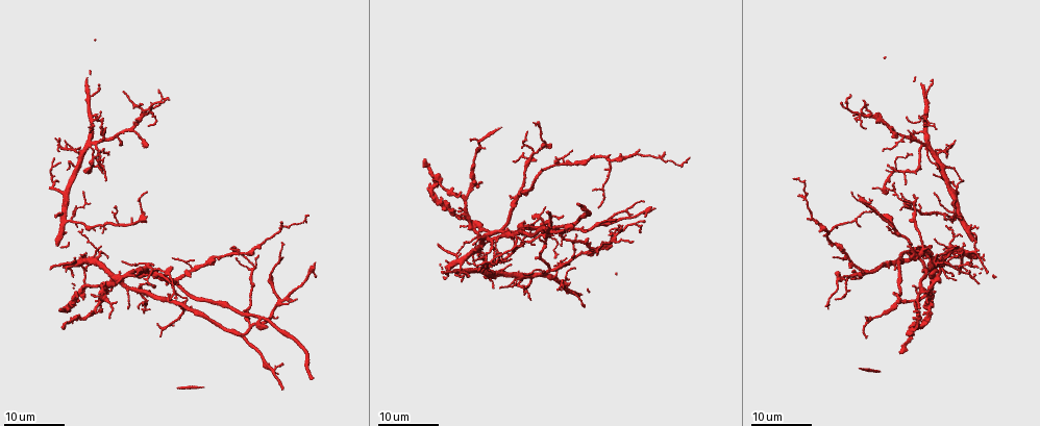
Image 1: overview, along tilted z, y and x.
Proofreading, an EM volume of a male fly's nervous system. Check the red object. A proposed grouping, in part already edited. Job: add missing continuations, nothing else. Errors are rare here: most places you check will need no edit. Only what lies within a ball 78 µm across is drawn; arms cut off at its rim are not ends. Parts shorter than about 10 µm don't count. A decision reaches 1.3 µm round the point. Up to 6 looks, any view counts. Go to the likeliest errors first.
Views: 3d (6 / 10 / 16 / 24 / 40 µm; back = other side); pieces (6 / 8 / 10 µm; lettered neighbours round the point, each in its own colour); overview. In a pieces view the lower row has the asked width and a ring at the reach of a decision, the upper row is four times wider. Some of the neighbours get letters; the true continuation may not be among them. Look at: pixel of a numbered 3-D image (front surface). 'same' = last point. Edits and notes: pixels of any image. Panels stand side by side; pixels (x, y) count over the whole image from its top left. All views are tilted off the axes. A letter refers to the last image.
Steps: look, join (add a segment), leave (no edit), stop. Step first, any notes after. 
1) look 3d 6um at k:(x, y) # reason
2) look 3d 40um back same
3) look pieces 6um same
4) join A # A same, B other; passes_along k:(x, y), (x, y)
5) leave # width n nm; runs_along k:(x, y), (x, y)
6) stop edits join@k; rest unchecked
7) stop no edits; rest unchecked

look 3d 16um at 1:(154, 283)

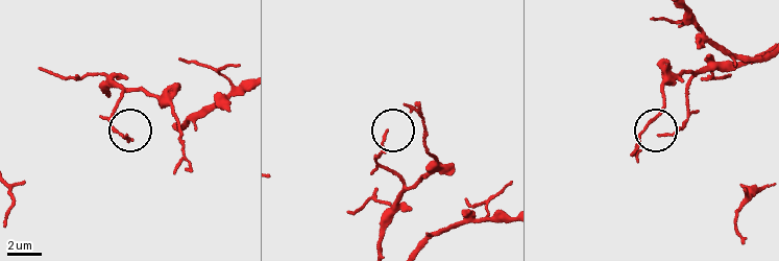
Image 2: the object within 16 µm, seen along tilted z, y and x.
look pieces 10um at 2:(663, 135)

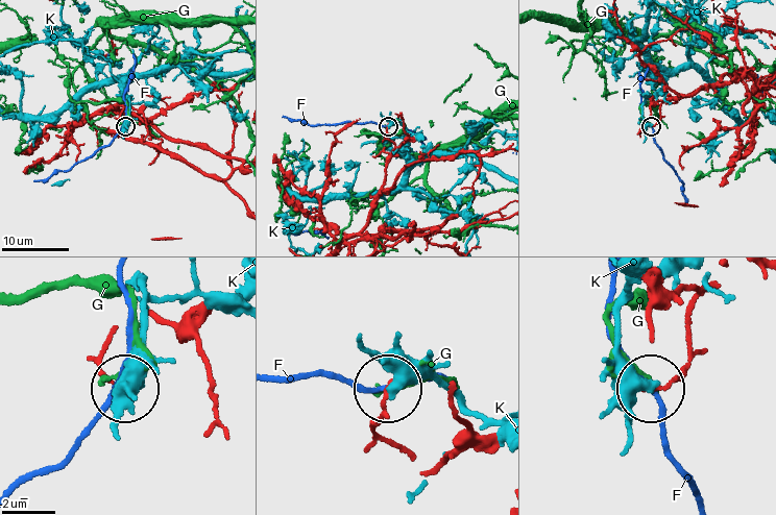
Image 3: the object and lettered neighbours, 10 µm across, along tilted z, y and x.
leave # F other, G other, K other; no lettered segment goes on from it

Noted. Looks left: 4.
look 3d 24um at 1:(147, 145) # branch stops here

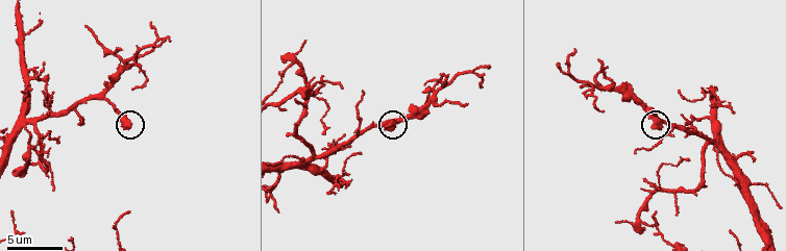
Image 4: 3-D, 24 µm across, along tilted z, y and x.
look pieces 8um at 4:(392, 122) # what lies round it

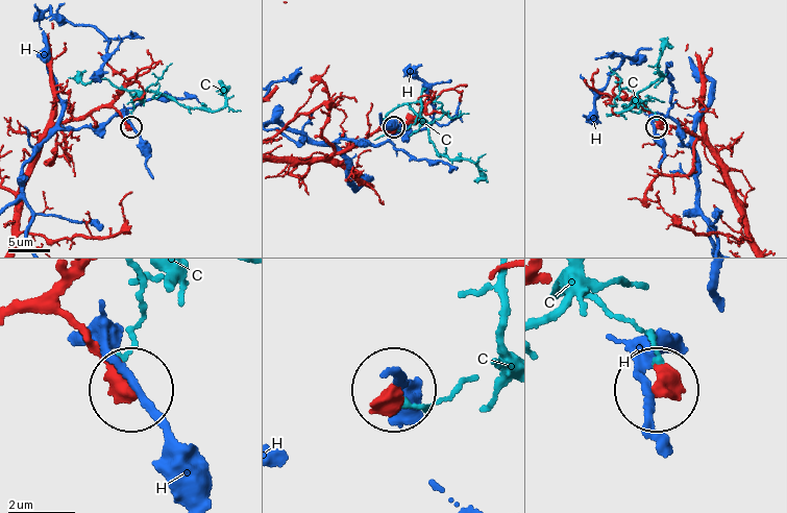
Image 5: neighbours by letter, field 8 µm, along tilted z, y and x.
leave # width 440 nm; C other, H other; runs_along 5:(22, 314), (44, 308), (63, 315), (124, 385); none of them fits

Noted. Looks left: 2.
look pieces 8um at 4:(601, 59) # free end

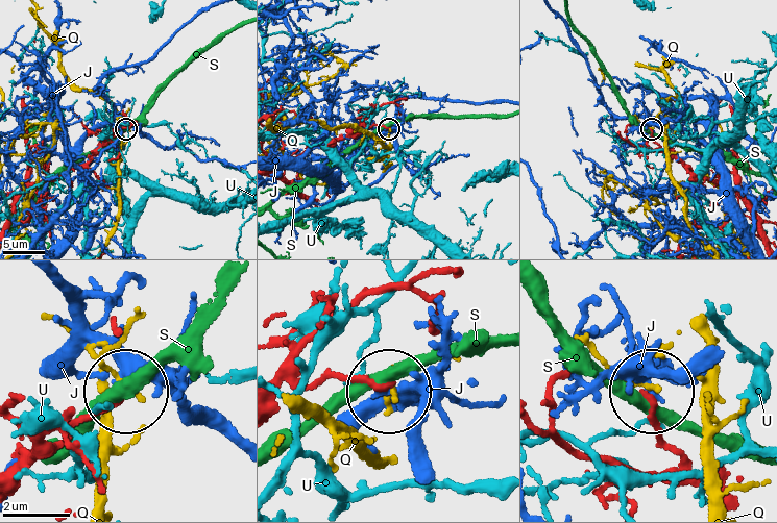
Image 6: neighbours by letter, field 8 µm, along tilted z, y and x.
leave # J other, Q other, S other, U other; no lettered segment goes on from it

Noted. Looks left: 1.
stop no edits; rest unchecked

